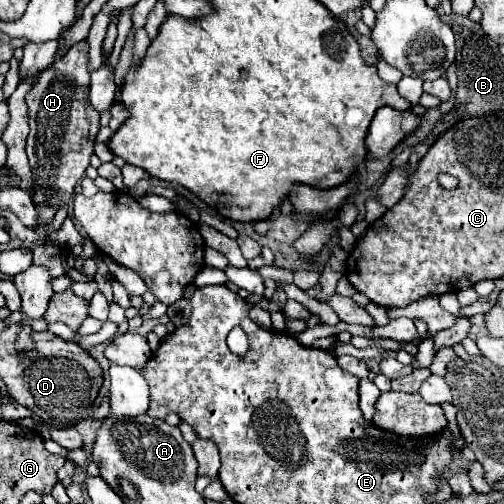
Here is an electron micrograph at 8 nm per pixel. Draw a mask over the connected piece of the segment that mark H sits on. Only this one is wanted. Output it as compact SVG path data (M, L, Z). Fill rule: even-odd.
M84 40L74 44L64 58L56 60L46 72L42 72L26 94L30 124L26 152L36 186L34 202L38 204L58 206L60 202L68 202L94 154L100 116L88 102L88 86L88 42Z

